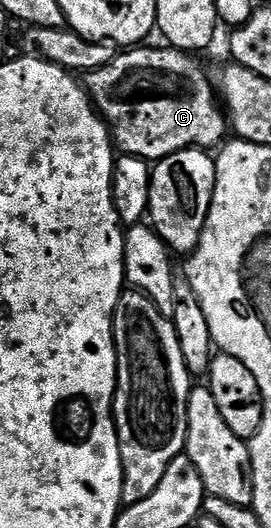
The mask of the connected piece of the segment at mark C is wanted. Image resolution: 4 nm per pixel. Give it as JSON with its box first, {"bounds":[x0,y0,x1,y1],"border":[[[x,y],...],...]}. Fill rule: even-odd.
{"bounds":[86,47,230,163],"border":[[[132,47],[117,52],[111,63],[86,77],[86,88],[98,106],[99,116],[108,122],[115,148],[121,154],[142,157],[149,163],[161,161],[183,149],[215,150],[229,136],[230,122],[218,100],[213,78],[212,81],[208,78],[207,71],[192,58],[195,56],[191,52],[171,47],[148,48]]]}

